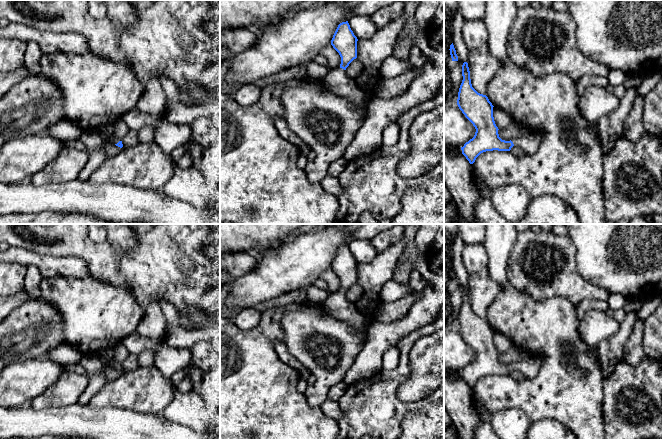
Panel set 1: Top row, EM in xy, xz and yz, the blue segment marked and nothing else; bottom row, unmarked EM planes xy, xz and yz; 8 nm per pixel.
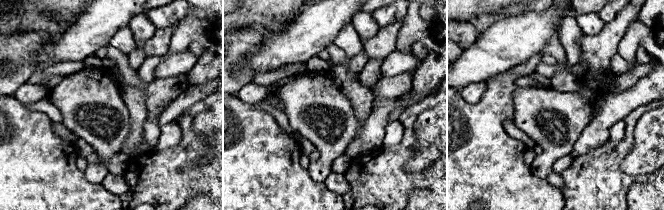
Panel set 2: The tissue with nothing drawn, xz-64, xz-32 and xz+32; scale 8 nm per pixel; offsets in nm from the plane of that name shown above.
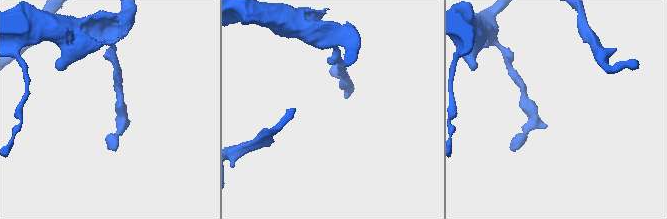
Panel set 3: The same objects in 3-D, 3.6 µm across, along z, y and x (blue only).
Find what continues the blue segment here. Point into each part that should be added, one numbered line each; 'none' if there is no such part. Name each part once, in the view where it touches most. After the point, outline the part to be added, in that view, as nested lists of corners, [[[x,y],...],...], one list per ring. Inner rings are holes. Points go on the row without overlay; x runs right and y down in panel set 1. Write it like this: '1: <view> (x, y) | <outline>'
1: xy (111, 362) | [[[113,358],[110,359],[110,360],[108,360],[108,361],[106,362],[106,364],[107,364],[107,365],[110,365],[110,366],[113,367],[113,368],[117,368],[119,365],[121,365],[121,364],[119,364],[118,362],[116,362]]]

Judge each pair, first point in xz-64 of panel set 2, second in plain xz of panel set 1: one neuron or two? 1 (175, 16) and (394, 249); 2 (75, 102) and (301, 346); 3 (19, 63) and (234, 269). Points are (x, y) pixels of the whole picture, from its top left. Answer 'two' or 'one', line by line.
1: two
2: one
3: one

